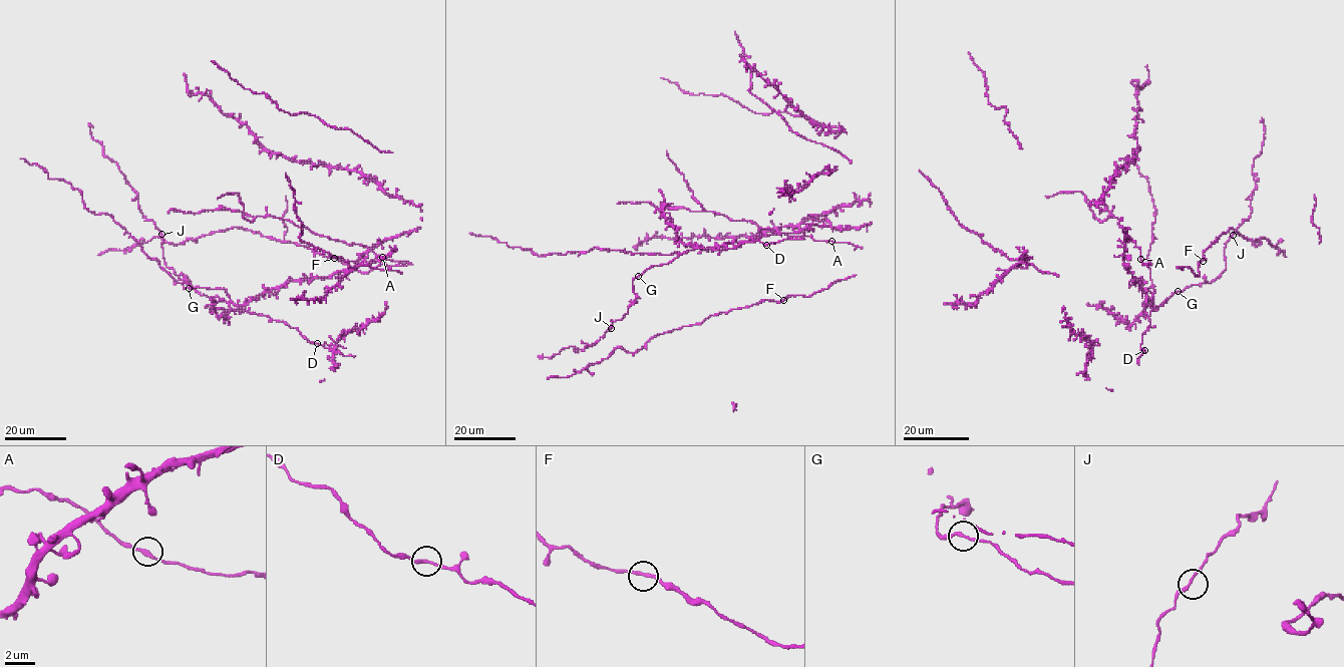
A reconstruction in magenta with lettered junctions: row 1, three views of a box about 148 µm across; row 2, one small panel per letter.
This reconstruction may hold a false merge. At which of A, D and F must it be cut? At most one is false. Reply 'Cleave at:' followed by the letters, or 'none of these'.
Cleave at: none of these

